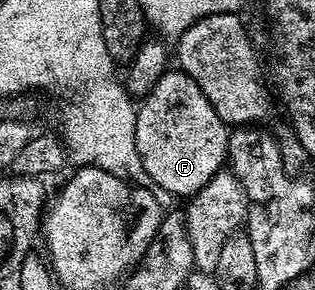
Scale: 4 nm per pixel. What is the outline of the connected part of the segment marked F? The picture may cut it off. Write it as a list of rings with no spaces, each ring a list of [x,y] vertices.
[[[168,69],[138,104],[135,116],[143,172],[153,177],[160,192],[193,197],[224,166],[228,124],[213,109],[199,82],[182,69]]]

